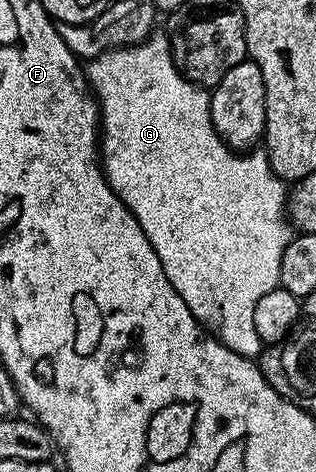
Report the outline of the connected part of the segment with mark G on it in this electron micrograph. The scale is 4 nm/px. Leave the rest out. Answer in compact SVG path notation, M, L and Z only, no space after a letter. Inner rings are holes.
M155 31L150 34L146 40L138 45L127 45L125 47L111 47L105 50L99 57L93 58L85 66L86 80L90 83L90 88L98 103L98 116L100 118L100 164L103 173L106 175L106 182L112 187L114 194L120 198L128 207L128 211L132 211L132 215L136 215L136 223L140 223L140 228L144 230L144 235L148 235L148 243L152 243L152 251L156 251L156 255L160 255L160 267L164 267L164 275L168 275L168 283L172 283L172 287L176 287L176 295L180 295L180 299L184 299L184 303L188 307L188 311L192 311L192 315L200 322L209 332L213 333L224 347L228 347L232 351L236 351L236 355L244 355L251 359L258 359L262 356L263 344L260 335L256 335L256 322L252 320L252 314L256 312L256 303L260 303L260 299L264 299L264 295L268 295L268 291L279 288L280 285L280 267L284 263L284 251L288 247L292 236L292 226L288 220L288 185L281 177L276 175L276 171L272 171L270 160L262 151L235 151L229 145L225 145L220 139L220 135L216 131L216 127L212 123L212 115L210 114L210 93L203 86L194 85L184 76L176 67L174 56L170 50L170 40L167 39L165 32Z

